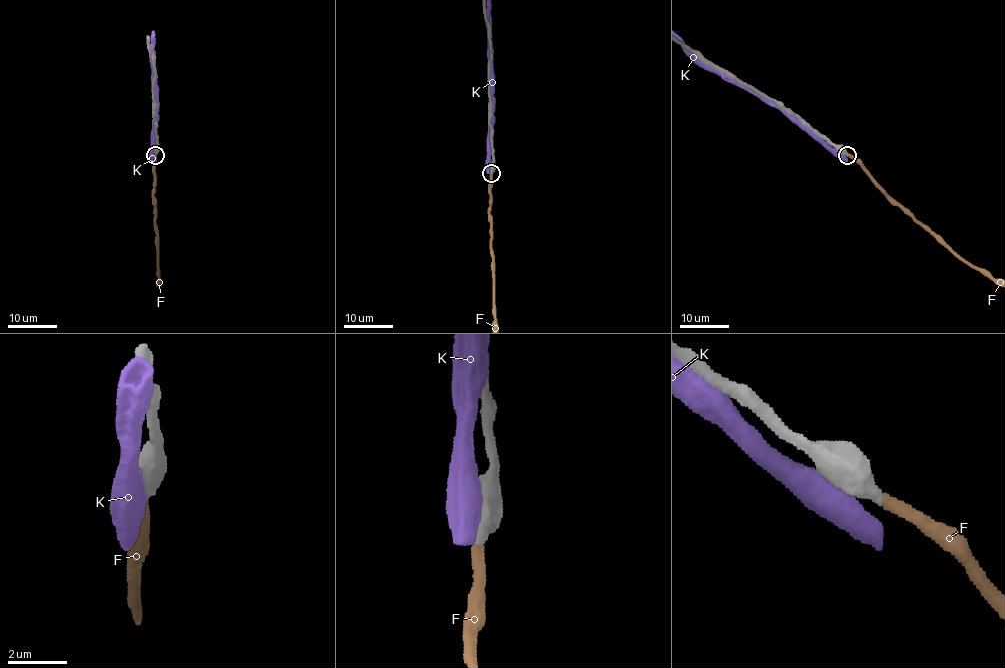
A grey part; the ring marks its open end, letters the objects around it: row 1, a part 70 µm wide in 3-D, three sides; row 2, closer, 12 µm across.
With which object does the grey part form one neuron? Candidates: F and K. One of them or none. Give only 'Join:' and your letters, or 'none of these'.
Join: F

